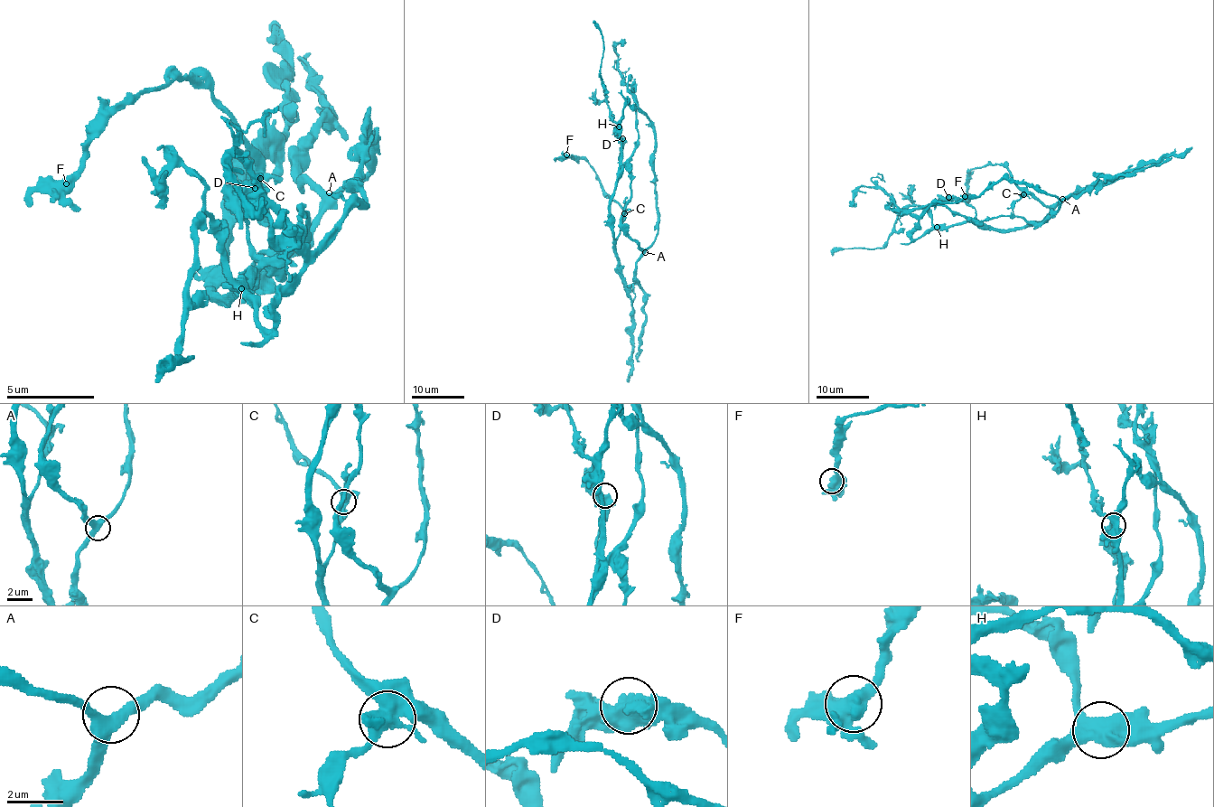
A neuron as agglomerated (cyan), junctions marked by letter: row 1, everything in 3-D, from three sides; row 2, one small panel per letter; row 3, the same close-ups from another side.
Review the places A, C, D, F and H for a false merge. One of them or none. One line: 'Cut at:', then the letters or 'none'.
Cut at: C

